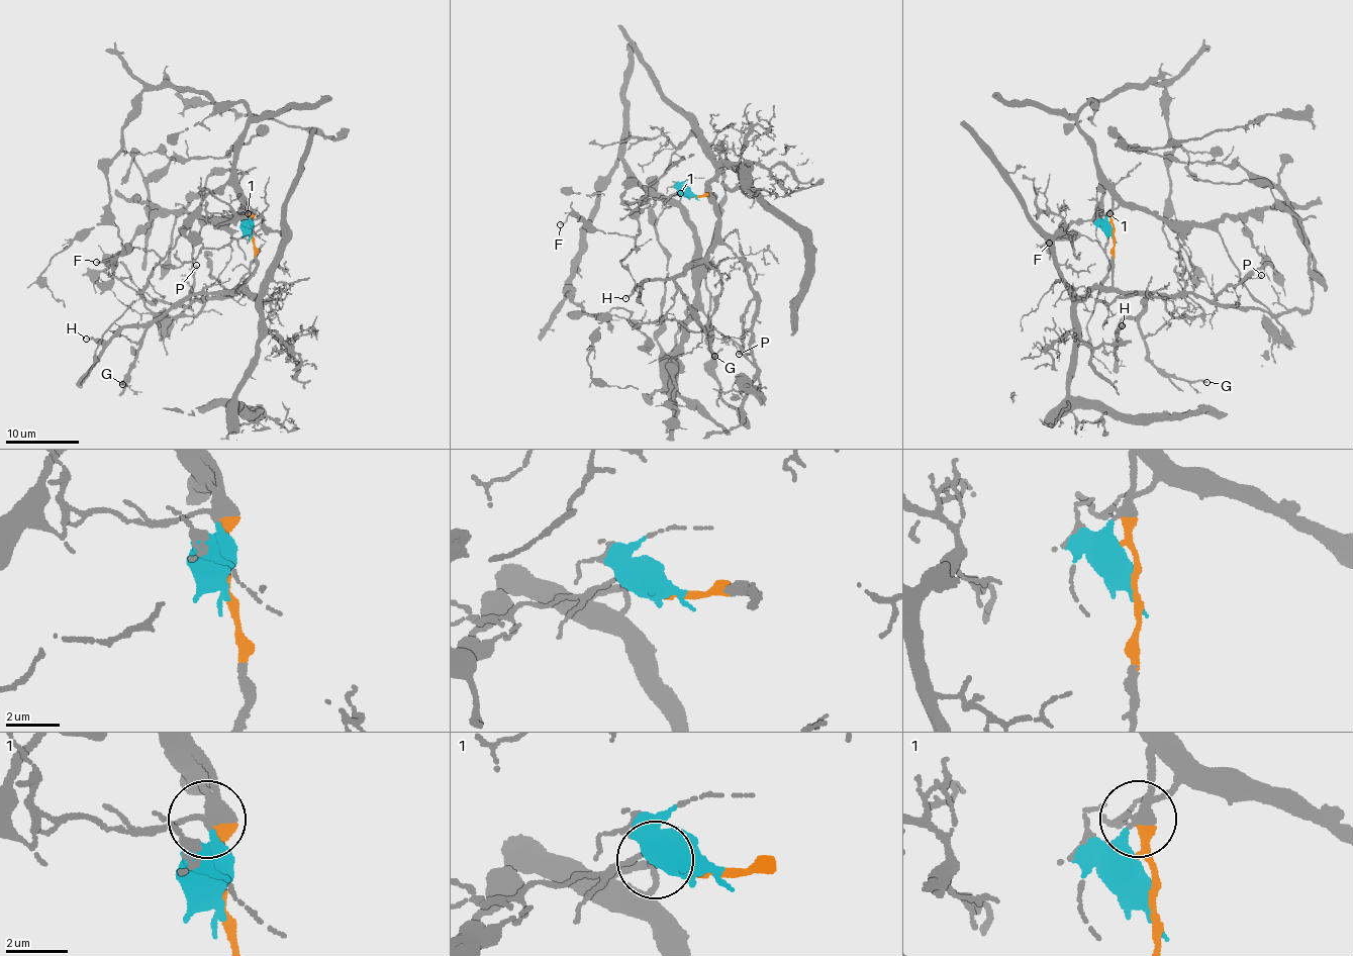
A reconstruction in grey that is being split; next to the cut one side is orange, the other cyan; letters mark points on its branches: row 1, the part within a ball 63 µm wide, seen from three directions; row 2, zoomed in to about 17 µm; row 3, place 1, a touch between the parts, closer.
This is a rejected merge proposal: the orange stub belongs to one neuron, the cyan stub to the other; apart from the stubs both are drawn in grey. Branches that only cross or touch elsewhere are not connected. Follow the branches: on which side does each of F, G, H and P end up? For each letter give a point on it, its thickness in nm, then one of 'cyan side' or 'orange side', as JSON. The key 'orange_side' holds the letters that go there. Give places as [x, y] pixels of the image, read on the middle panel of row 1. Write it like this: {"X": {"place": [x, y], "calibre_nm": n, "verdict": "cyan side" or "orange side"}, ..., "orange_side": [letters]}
{"F": {"place": [560, 224], "calibre_nm": 70, "verdict": "cyan side"}, "G": {"place": [714, 356], "calibre_nm": 200, "verdict": "orange side"}, "H": {"place": [625, 298], "calibre_nm": 170, "verdict": "orange side"}, "P": {"place": [739, 354], "calibre_nm": 110, "verdict": "cyan side"}, "orange_side": ["G", "H"]}

